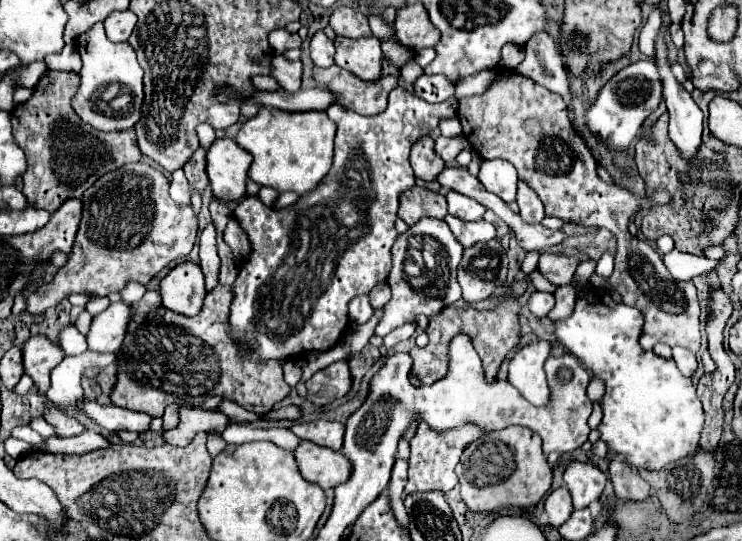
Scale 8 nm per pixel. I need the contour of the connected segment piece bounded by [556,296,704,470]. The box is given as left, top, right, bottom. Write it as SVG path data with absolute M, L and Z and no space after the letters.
M590 296L580 298L576 302L576 308L572 316L556 322L556 338L566 346L568 352L572 352L578 360L582 360L594 376L602 378L606 384L606 396L602 400L602 424L598 426L600 438L610 444L614 454L626 456L626 462L634 468L646 468L646 470L662 470L670 462L680 460L684 456L690 456L698 448L700 430L704 424L704 410L696 396L696 386L690 378L682 376L674 360L666 360L656 356L652 350L644 350L638 342L642 334L642 312L638 308L626 306L626 304L604 304L602 300L598 304L592 304Z

